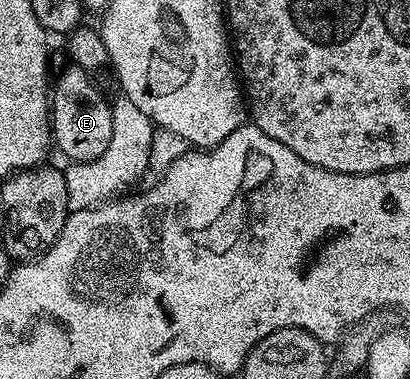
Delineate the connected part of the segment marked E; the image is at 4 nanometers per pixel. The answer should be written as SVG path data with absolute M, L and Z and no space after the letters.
M74 64L68 65L68 70L64 72L63 75L60 76L59 79L54 79L53 89L50 91L49 97L51 99L51 112L50 112L50 120L51 120L51 132L53 135L53 146L56 151L60 150L61 153L64 154L68 159L66 160L68 163L74 164L77 162L88 162L89 160L97 160L97 156L101 156L105 152L105 148L109 148L109 139L113 137L113 112L111 111L112 103L110 101L106 102L103 99L103 94L101 91L95 87L95 82L90 73L88 71L83 70L79 66Z

